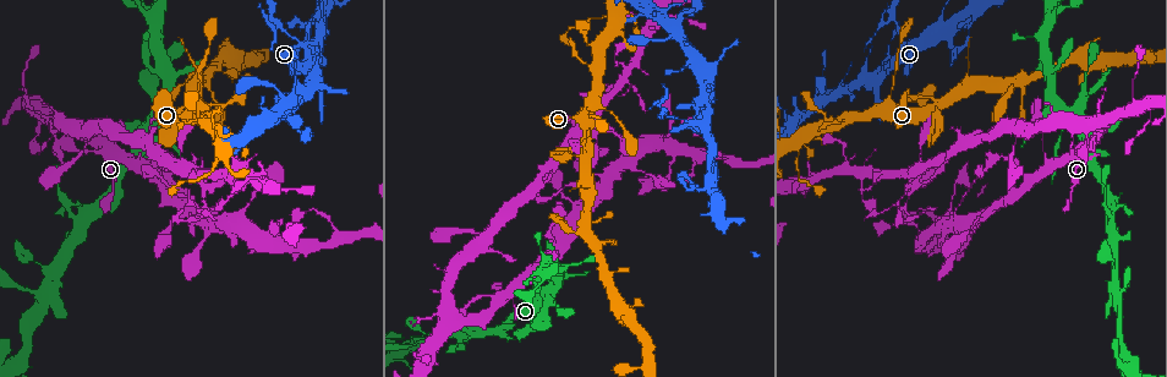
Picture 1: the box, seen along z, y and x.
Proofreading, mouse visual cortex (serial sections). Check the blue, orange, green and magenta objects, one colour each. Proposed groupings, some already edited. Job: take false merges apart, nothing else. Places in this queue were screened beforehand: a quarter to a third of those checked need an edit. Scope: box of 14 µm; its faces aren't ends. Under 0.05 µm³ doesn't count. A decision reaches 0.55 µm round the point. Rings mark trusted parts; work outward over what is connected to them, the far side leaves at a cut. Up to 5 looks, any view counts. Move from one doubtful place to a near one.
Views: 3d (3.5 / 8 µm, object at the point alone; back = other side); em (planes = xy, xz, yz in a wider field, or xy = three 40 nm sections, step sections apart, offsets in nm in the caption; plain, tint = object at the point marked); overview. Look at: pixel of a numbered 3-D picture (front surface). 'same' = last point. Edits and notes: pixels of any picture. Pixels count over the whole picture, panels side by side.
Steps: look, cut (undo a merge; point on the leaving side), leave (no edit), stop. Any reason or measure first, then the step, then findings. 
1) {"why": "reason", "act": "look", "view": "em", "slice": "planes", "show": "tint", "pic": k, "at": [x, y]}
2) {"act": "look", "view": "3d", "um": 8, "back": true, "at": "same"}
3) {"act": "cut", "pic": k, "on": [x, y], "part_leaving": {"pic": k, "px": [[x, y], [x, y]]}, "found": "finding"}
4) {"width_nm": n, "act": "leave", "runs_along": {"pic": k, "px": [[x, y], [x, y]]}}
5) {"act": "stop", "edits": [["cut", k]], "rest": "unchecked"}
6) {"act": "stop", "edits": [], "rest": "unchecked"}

{"why": "arms run side by side", "act": "look", "view": "3d", "um": 3.5, "pic": 1, "at": [612, 131]}

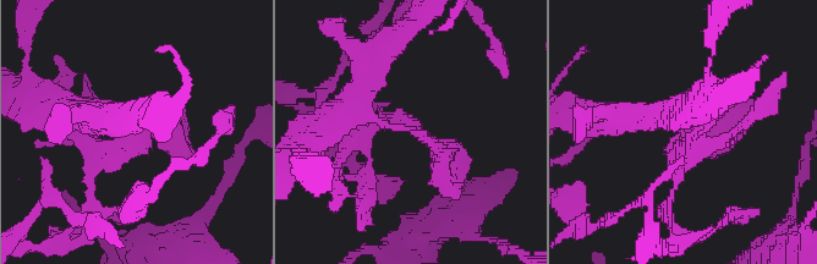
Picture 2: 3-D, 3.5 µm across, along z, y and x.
{"why": "shape alone is not enough", "act": "look", "view": "em", "slice": "planes", "show": "tint", "pic": 2, "at": [408, 131]}

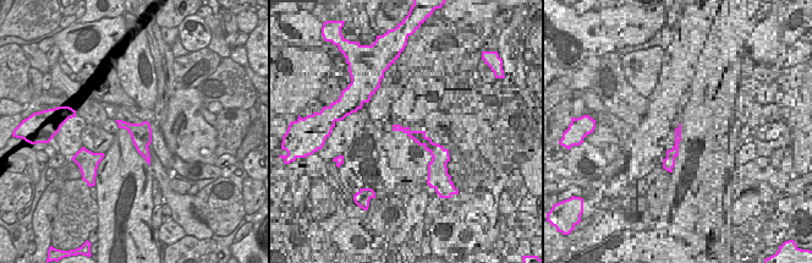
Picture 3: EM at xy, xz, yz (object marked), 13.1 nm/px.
{"why": "cut it another way", "act": "look", "view": "em", "slice": "xy", "step": 5, "show": "tint", "at": "same"}

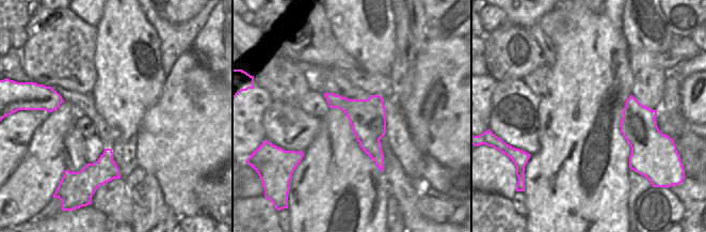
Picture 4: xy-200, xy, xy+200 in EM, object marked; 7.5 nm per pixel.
{"act": "cut", "pic": 2, "on": [107, 164], "part_leaving": {"pic": 2, "px": [[138, 136], [93, 166], [89, 219]]}, "found": "two cells meet here"}

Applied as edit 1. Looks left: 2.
{"why": "a fork", "act": "look", "view": "3d", "um": 3.5, "back": true, "pic": 1, "at": [528, 272]}

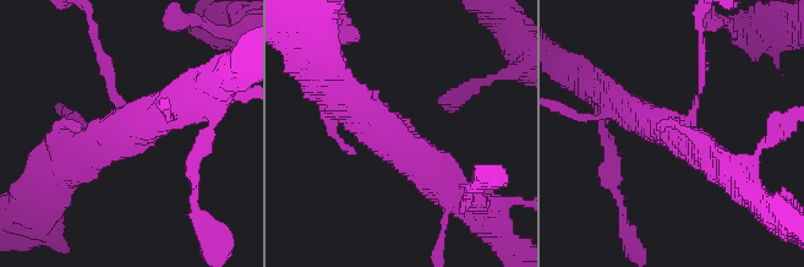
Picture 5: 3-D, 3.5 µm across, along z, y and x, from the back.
{"why": "now the EM", "act": "look", "view": "em", "slice": "xy", "step": 5, "show": "tint", "pic": 5, "at": [392, 134]}

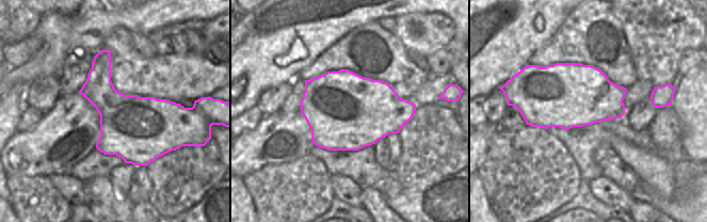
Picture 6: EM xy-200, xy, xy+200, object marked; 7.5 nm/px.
{"act": "leave", "runs_along": {"pic": 5, "px": [[452, 188], [335, 87]]}, "found": "continuous, no second cell"}

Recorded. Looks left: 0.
{"act": "stop", "edits": [["cut", 2]], "rest": "unchecked"}

